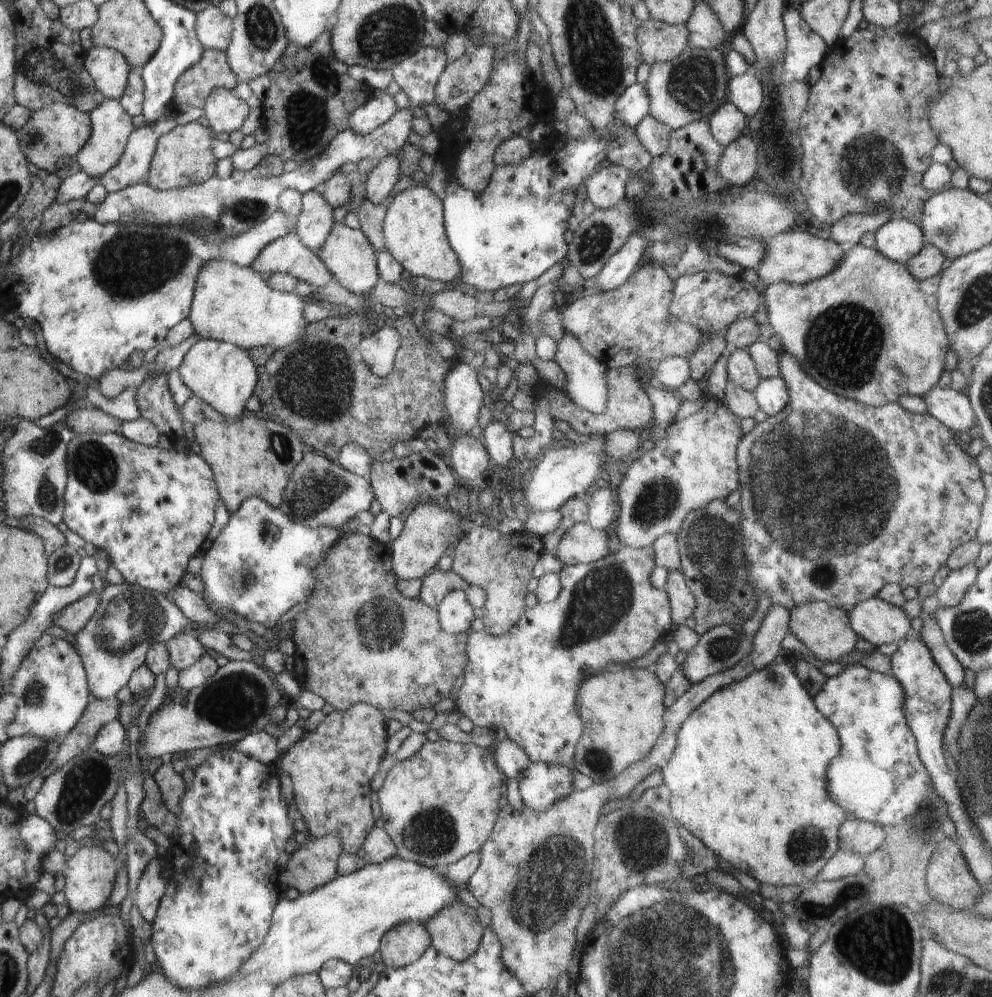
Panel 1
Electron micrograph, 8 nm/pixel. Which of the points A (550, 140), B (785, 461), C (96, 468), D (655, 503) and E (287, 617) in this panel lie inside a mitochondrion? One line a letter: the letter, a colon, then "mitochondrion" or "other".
A: other
B: mitochondrion
C: mitochondrion
D: mitochondrion
E: other

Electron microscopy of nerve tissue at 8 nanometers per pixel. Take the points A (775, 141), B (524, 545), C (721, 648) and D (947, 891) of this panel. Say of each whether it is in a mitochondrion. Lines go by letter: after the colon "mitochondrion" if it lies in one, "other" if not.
A: mitochondrion
B: other
C: mitochondrion
D: other

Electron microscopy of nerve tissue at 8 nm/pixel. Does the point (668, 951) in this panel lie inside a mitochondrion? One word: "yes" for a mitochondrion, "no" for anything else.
yes

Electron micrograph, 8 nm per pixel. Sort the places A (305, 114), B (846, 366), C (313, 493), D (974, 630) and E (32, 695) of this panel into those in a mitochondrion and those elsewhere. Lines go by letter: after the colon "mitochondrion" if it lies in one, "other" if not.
A: mitochondrion
B: mitochondrion
C: mitochondrion
D: mitochondrion
E: mitochondrion

